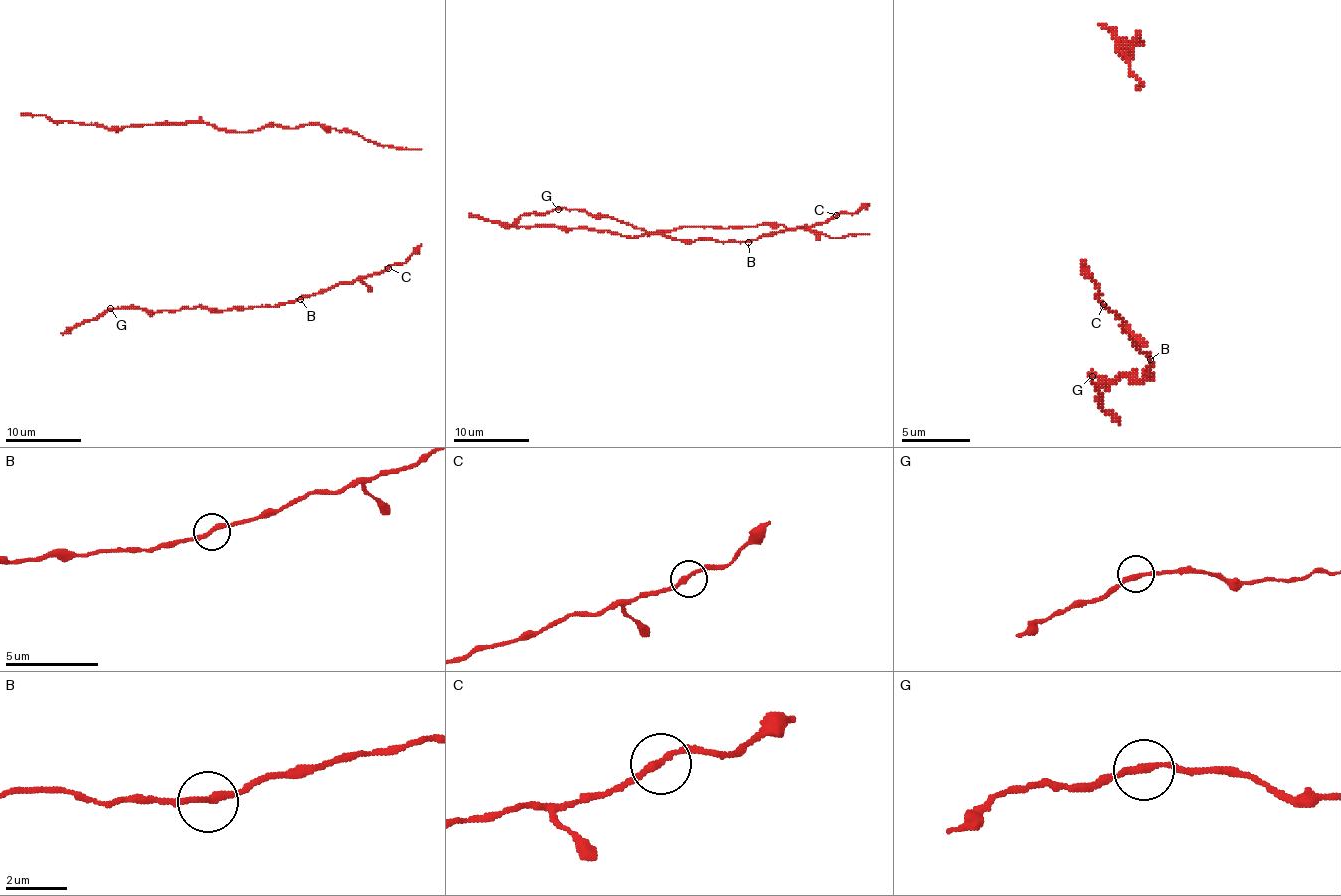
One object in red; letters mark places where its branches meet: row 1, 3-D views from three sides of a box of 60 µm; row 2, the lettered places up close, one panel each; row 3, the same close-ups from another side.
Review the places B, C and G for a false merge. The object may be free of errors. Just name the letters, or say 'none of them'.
none of them

